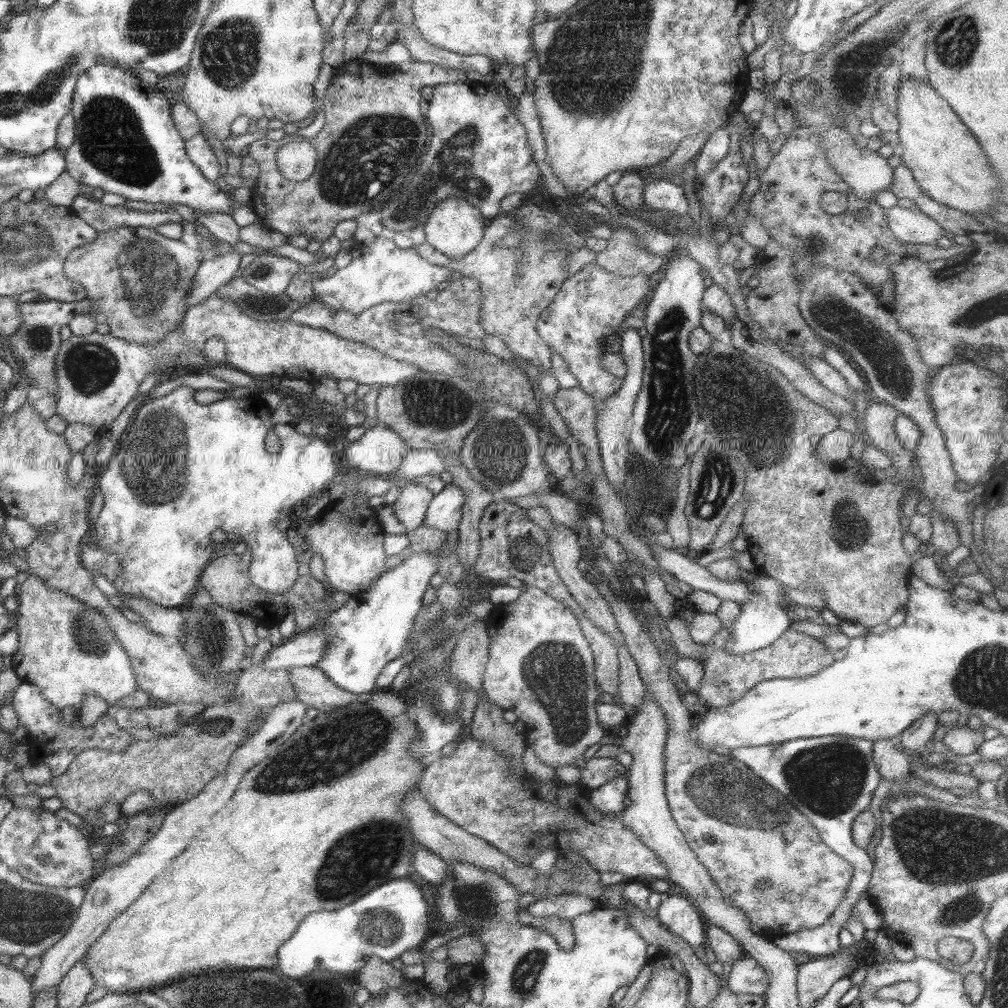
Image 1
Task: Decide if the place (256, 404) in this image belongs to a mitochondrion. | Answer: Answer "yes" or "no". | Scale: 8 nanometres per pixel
no

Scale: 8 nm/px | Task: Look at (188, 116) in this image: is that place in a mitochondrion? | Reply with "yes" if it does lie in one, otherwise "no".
no

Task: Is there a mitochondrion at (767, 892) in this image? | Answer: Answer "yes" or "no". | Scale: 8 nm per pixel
yes

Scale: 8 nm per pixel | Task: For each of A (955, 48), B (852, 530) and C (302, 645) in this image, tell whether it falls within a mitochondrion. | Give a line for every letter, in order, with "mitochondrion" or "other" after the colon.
A: mitochondrion
B: mitochondrion
C: other

